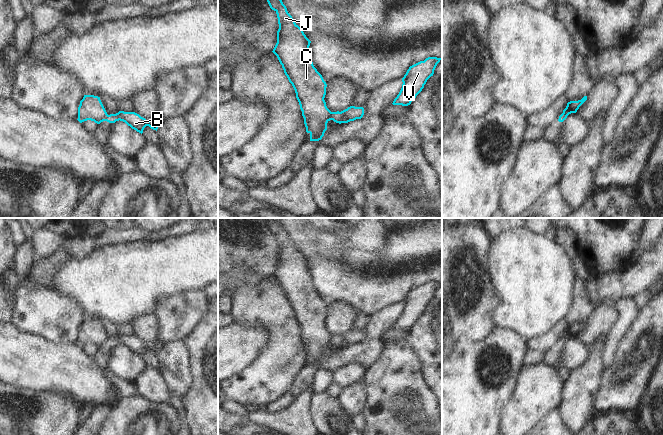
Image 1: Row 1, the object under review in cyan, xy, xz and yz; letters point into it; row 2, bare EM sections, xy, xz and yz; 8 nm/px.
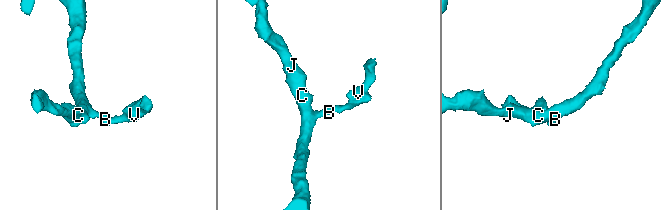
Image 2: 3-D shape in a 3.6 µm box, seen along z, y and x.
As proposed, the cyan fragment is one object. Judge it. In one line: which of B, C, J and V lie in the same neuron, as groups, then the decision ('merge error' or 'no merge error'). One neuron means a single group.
B V / C J; merge error

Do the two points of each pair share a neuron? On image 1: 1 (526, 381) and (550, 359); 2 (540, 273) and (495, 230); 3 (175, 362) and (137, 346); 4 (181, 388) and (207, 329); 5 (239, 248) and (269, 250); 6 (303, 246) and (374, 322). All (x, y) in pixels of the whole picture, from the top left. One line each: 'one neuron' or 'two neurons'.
1: two neurons
2: two neurons
3: two neurons
4: two neurons
5: one neuron
6: two neurons

